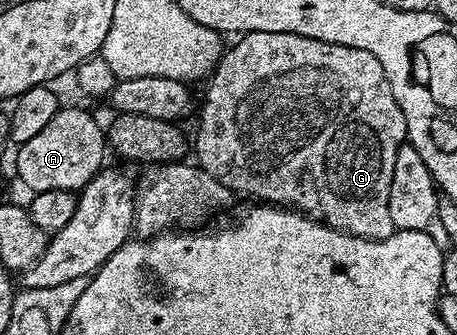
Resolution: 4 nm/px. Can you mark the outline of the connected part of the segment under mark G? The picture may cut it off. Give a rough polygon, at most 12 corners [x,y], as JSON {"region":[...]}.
{"region":[[241,35],[192,154],[235,195],[394,234],[407,141],[360,48]]}

